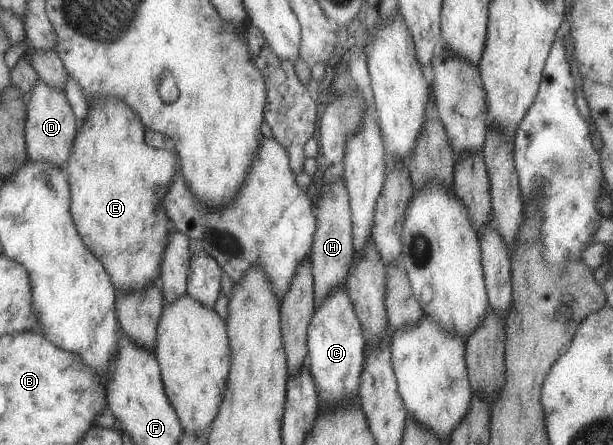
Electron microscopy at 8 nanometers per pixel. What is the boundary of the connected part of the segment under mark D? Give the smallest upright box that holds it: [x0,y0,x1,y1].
[24,80,76,169]

